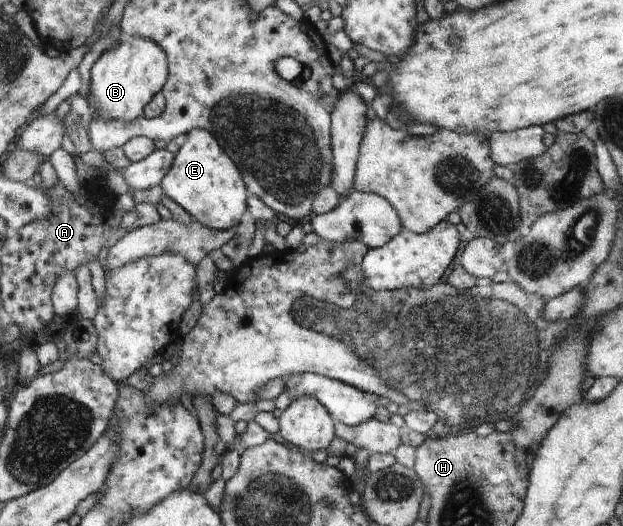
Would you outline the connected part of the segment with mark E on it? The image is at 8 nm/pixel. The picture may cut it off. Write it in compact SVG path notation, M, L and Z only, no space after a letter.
M196 128L185 136L185 142L174 156L160 186L164 194L205 227L217 230L234 228L246 211L247 184L242 173L215 136L202 128Z

